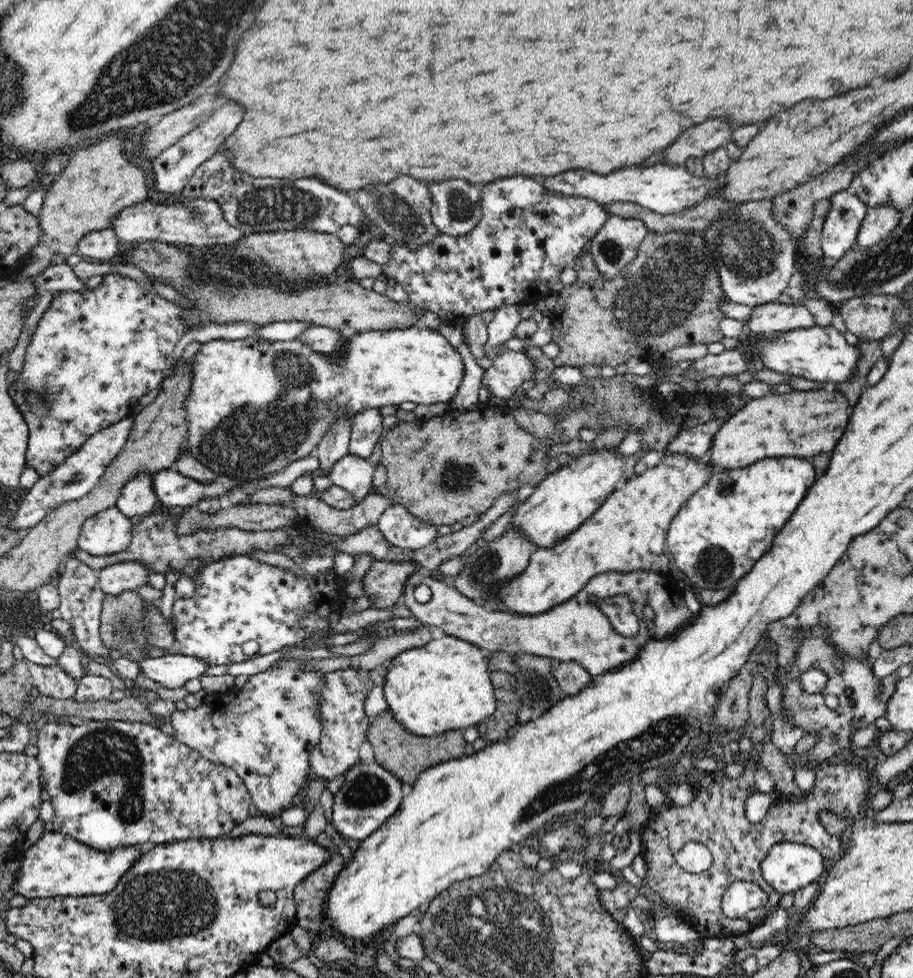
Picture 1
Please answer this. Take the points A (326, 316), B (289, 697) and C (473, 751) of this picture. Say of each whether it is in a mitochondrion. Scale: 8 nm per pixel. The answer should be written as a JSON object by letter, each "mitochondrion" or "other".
{"A":"other","B":"mitochondrion","C":"other"}

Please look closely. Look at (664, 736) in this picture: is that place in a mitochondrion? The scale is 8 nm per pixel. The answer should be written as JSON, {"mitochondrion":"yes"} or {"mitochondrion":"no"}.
{"mitochondrion":"yes"}

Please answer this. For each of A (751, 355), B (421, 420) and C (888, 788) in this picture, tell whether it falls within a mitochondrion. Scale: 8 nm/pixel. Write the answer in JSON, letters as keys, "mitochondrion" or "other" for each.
{"A":"other","B":"other","C":"other"}

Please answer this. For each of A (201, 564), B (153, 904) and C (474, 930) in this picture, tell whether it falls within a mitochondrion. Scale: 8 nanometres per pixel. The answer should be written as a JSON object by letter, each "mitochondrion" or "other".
{"A":"other","B":"mitochondrion","C":"mitochondrion"}

